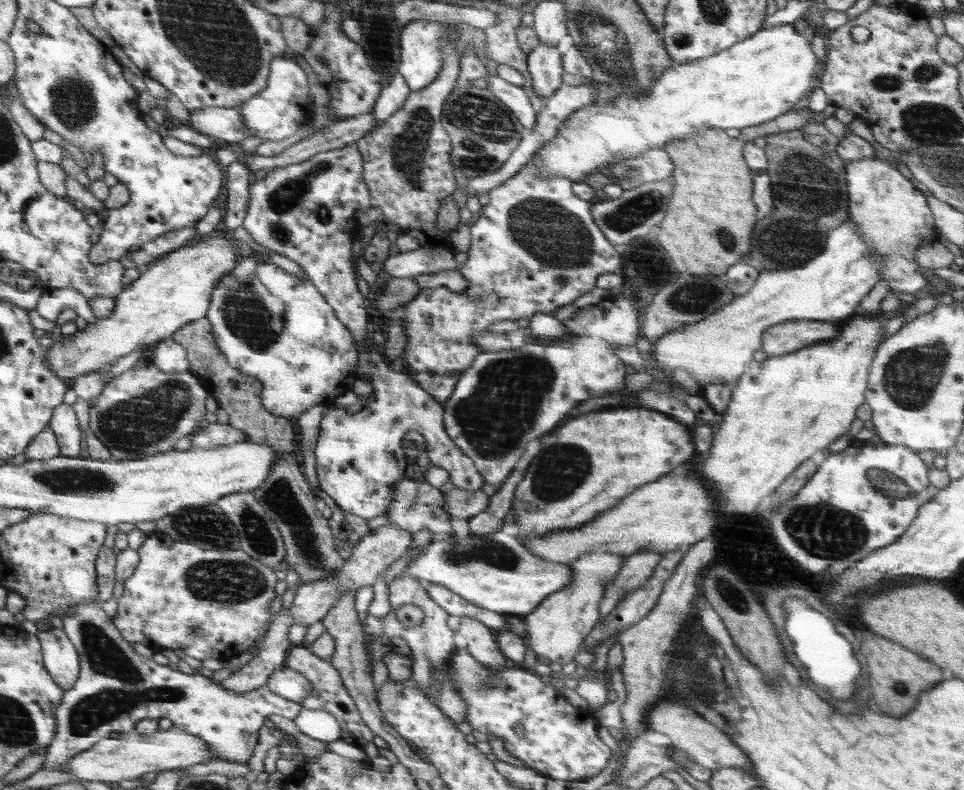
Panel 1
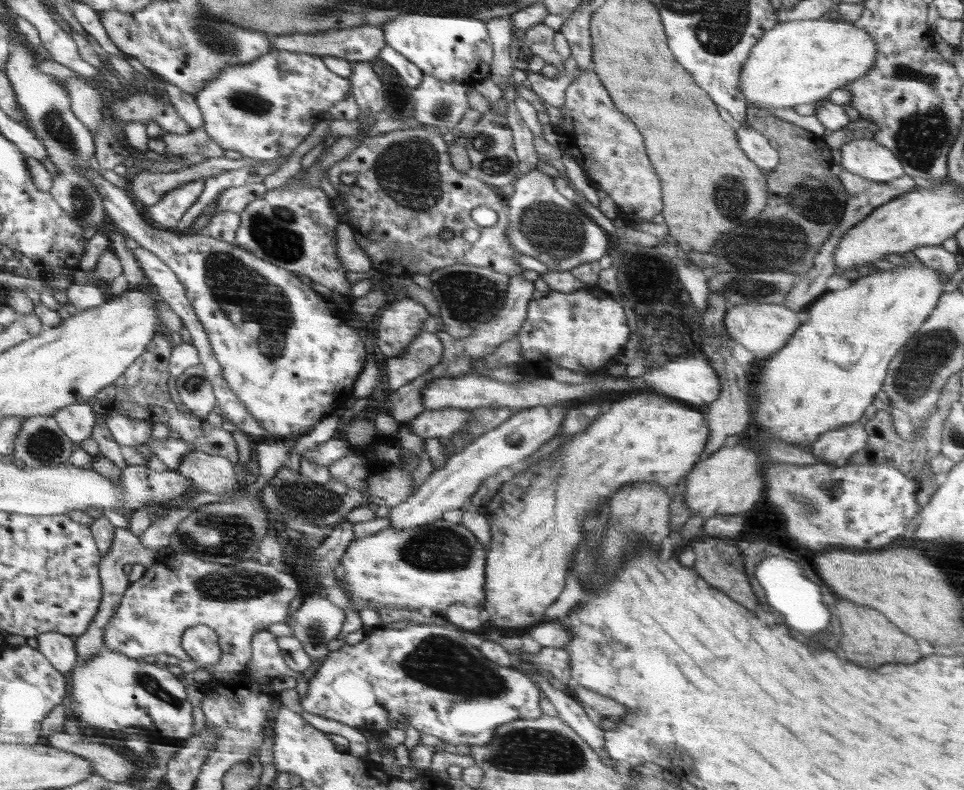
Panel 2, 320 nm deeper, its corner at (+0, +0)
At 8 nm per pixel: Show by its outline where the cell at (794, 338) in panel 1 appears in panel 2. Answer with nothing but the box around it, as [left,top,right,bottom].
[723,303,806,356]

